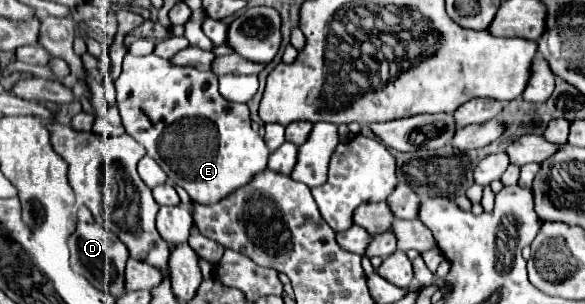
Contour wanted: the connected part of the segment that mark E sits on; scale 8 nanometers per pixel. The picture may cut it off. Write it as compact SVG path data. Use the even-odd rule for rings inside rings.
M126 54L122 62L122 74L114 84L126 134L140 142L148 156L154 158L168 174L168 180L182 186L194 202L212 206L238 186L250 182L256 172L266 168L270 150L266 148L262 136L252 130L248 106L224 100L218 92L218 76L214 72L202 72L190 66L174 66L170 60L164 60L156 54L144 58Z

